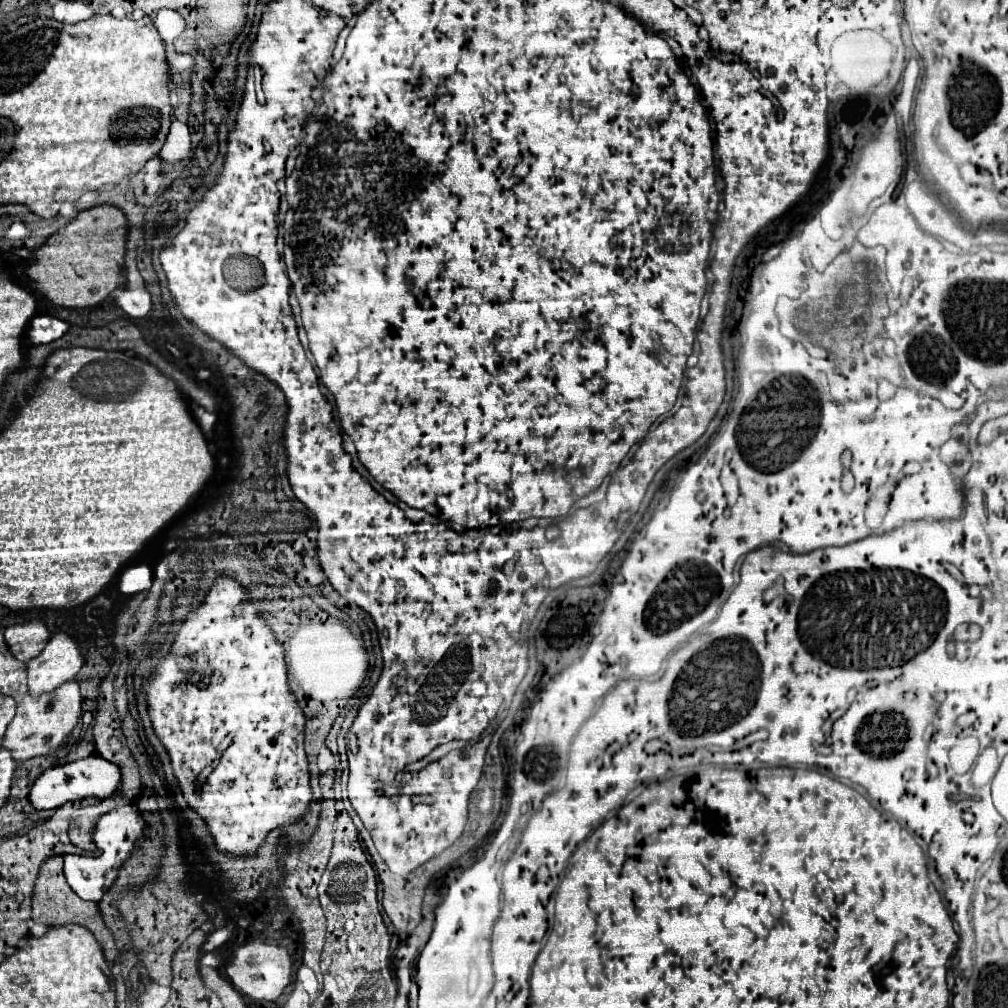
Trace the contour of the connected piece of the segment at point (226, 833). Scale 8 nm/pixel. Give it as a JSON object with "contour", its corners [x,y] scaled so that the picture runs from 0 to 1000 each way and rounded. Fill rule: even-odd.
{"contour":[[[226,571],[214,573],[214,577],[210,579],[206,591],[202,593],[202,599],[183,615],[183,619],[181,619],[181,623],[179,623],[173,639],[171,639],[169,649],[157,659],[153,671],[143,679],[143,685],[145,685],[145,690],[147,690],[147,702],[149,702],[153,726],[157,728],[157,732],[161,734],[161,738],[165,740],[165,744],[167,744],[167,748],[171,752],[171,761],[175,772],[177,772],[177,776],[179,776],[179,782],[181,782],[187,798],[192,804],[196,804],[196,808],[200,808],[200,812],[208,819],[208,827],[212,829],[212,833],[214,833],[214,837],[216,837],[218,843],[224,843],[224,845],[230,845],[230,847],[236,847],[236,849],[238,847],[252,847],[254,841],[258,839],[258,835],[264,831],[264,827],[270,821],[274,821],[278,817],[294,815],[294,813],[298,813],[302,810],[302,806],[306,804],[306,796],[310,794],[306,754],[304,754],[304,748],[302,748],[302,708],[296,702],[294,692],[290,690],[290,687],[286,685],[286,679],[284,679],[284,661],[282,661],[280,641],[274,637],[268,621],[256,611],[256,603],[252,603],[252,601],[248,601],[244,597],[244,589],[242,589],[240,581],[232,573],[226,573]],[[220,700],[224,700],[224,708],[228,708],[228,712],[232,712],[232,734],[220,746],[216,760],[208,766],[208,770],[204,772],[204,776],[198,782],[195,782],[195,779],[192,777],[194,770],[200,765],[202,760],[206,760],[214,752],[214,740],[222,732],[220,726],[226,726],[224,720],[222,720],[222,716],[226,718],[226,710],[224,712],[220,710]]]}

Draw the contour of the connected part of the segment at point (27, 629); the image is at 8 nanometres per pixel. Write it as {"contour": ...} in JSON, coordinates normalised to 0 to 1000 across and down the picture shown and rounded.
{"contour":[[[32,615],[32,617],[8,621],[4,627],[4,633],[6,633],[6,639],[10,641],[12,649],[18,655],[28,657],[34,651],[38,651],[42,647],[42,643],[46,643],[46,637],[50,635],[50,627],[44,621],[44,617]]]}

